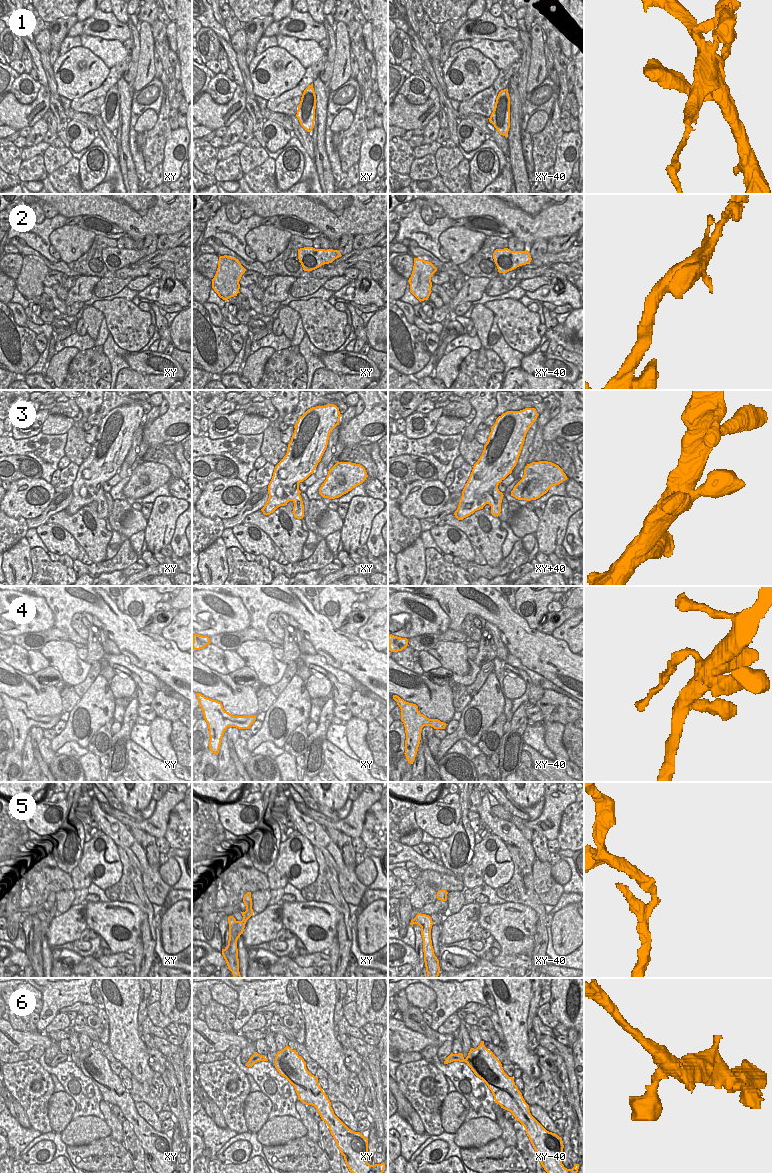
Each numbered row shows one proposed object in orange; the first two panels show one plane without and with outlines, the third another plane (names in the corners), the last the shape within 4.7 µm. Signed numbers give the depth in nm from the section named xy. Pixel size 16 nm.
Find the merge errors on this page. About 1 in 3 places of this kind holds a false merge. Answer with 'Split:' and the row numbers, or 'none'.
Split: 1, 2, 5

